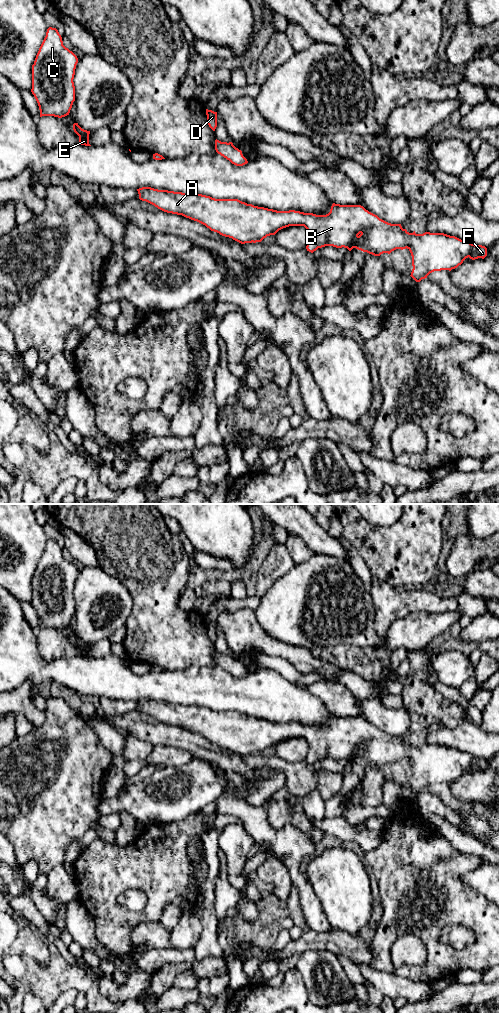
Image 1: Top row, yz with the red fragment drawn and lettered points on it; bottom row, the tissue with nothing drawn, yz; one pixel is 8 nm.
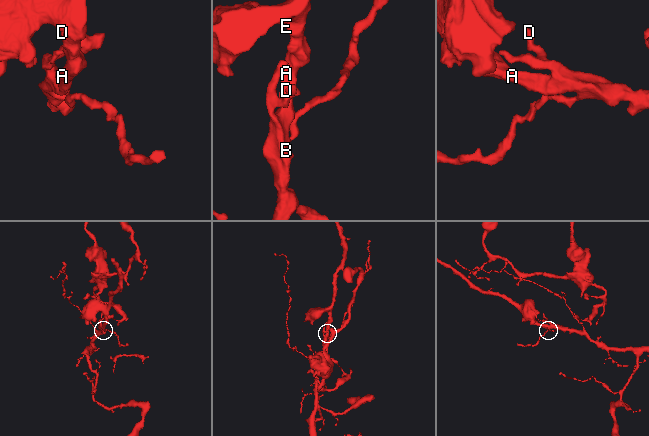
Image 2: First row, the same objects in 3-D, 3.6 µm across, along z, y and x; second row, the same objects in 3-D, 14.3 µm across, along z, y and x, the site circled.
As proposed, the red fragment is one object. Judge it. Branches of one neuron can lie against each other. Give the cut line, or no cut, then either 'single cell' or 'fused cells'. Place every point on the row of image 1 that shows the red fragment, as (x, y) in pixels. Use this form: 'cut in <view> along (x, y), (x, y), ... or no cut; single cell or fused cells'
no cut; single cell

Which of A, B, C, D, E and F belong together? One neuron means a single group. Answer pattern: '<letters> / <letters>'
A B C D E F

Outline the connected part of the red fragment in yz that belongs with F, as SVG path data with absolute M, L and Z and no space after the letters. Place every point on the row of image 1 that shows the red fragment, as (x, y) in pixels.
M151 187L137 189L139 199L146 201L158 209L172 214L182 215L197 221L211 231L222 236L245 244L261 242L270 235L275 235L279 230L289 226L304 226L309 234L306 249L313 253L318 248L333 246L336 248L353 248L367 252L374 256L383 253L390 254L396 249L408 249L412 256L411 277L420 282L434 271L457 268L466 258L472 260L487 256L487 248L475 245L466 240L444 233L423 234L409 233L401 224L391 224L377 215L369 212L361 205L340 205L333 203L330 212L326 215L316 215L295 210L277 211L264 207L247 204L238 199L215 199L202 194L185 194L168 190L158 190Z

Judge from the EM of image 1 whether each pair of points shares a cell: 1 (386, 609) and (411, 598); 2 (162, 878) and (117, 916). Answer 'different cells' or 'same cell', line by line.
1: same cell
2: same cell

